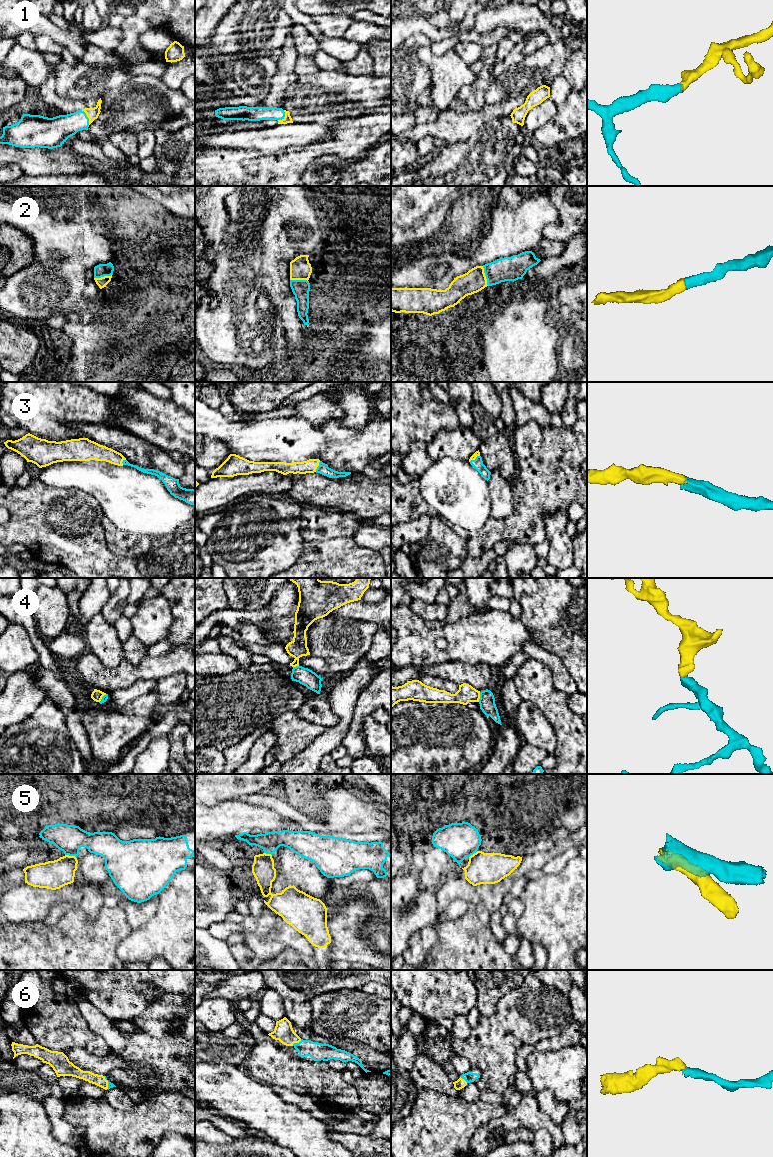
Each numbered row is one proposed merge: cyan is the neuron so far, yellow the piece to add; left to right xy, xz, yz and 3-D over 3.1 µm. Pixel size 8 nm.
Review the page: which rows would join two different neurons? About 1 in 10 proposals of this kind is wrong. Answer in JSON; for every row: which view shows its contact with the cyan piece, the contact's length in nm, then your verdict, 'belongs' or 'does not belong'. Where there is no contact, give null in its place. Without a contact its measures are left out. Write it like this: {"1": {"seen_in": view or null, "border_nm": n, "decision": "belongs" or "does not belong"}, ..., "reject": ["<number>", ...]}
{"1": {"seen_in": "xy", "border_nm": 140, "decision": "belongs"}, "2": {"seen_in": "yz", "border_nm": 170, "decision": "belongs"}, "3": {"seen_in": "xz", "border_nm": 100, "decision": "belongs"}, "4": {"seen_in": "yz", "border_nm": 80, "decision": "belongs"}, "5": {"seen_in": "xy", "border_nm": 90, "decision": "belongs"}, "6": {"seen_in": "xz", "border_nm": 90, "decision": "belongs"}, "reject": []}

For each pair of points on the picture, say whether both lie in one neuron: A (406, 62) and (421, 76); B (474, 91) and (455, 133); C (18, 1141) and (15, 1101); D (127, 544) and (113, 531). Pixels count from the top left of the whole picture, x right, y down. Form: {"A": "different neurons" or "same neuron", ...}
{"A": "same neuron", "B": "different neurons", "C": "same neuron", "D": "same neuron"}

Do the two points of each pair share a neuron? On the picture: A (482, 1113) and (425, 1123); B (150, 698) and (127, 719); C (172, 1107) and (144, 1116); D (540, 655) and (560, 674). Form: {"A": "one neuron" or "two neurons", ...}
{"A": "one neuron", "B": "one neuron", "C": "one neuron", "D": "one neuron"}

